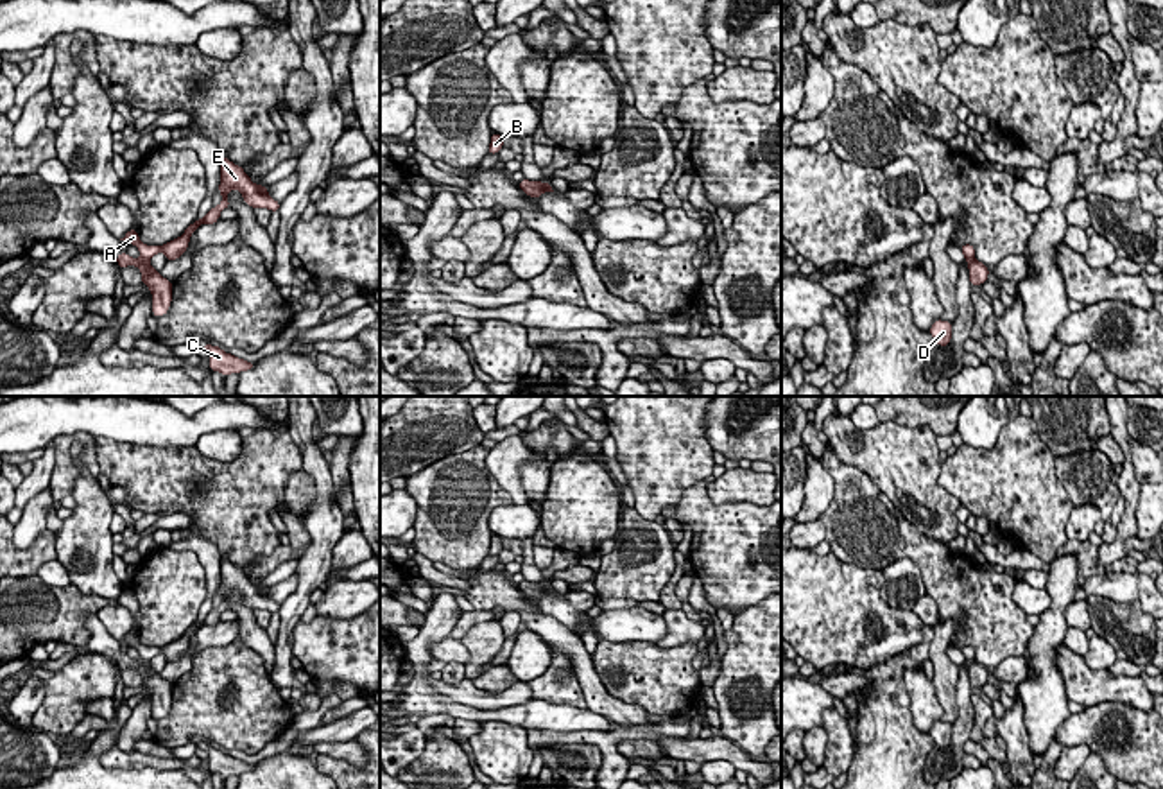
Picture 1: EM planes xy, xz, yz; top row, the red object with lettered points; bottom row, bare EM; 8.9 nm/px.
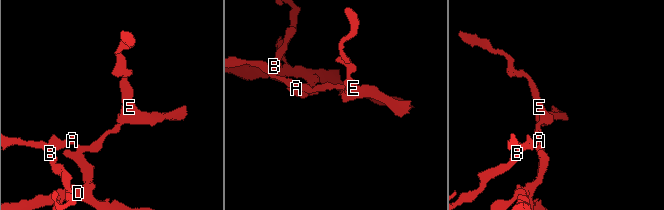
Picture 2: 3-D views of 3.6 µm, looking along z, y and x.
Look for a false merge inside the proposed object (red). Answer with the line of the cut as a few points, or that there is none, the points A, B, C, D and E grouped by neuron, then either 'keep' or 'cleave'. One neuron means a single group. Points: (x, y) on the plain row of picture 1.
cut xy (140, 660), (147, 664); groups A B E / C D; cleave

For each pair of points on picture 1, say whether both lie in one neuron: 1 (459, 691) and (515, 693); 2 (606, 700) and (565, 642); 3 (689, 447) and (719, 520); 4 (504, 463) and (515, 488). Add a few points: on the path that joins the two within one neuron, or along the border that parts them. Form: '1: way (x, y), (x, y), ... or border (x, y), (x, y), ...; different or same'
1: way (473, 696), (479, 700), (500, 700); same
2: way (592, 685), (579, 657); same
3: border (703, 479), (683, 492), (676, 508); different
4: way (506, 468), (511, 483); same

